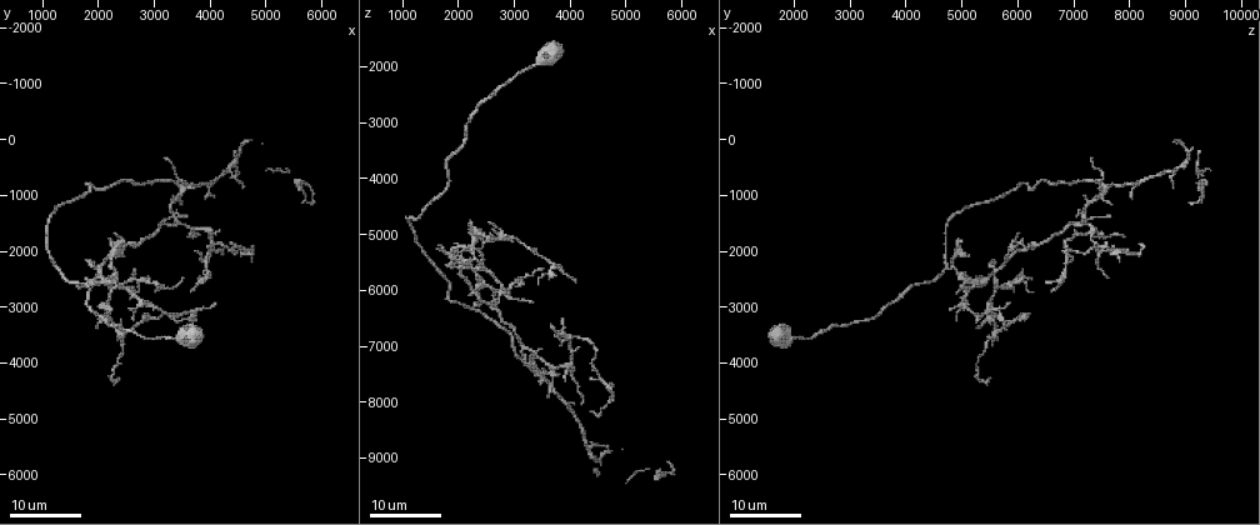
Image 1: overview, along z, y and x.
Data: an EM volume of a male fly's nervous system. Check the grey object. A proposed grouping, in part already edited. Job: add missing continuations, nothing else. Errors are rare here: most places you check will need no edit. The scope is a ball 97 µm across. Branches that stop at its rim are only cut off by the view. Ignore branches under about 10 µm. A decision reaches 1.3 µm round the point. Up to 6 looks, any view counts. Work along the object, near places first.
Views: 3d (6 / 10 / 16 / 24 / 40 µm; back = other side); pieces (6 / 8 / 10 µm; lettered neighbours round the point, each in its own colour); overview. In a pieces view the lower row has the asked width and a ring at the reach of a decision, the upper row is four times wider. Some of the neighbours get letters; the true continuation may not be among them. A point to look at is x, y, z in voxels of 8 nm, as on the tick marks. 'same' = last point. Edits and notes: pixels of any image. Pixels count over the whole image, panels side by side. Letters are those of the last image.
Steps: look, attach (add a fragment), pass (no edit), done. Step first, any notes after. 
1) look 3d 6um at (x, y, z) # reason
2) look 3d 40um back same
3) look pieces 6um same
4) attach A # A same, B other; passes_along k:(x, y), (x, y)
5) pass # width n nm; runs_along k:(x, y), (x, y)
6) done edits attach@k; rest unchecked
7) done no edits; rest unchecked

look 3d 24um at (3800, 3500, 1650) # long arm stops here

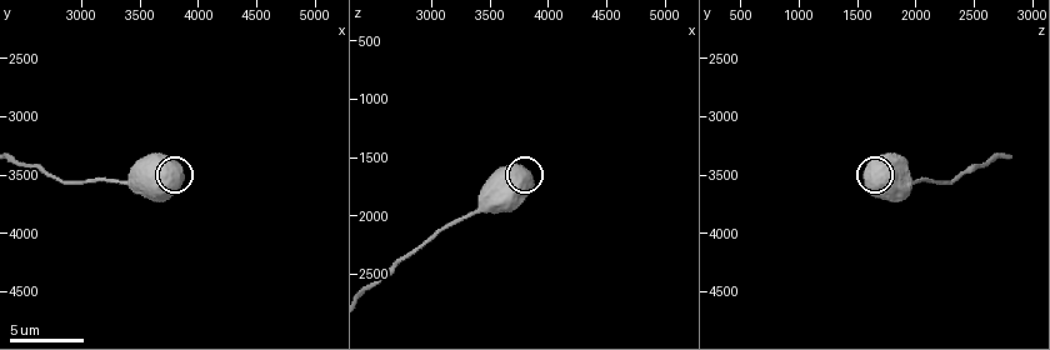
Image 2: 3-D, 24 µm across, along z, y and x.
look pieces 10um at (3820, 3520, 1620) # see the neighbours

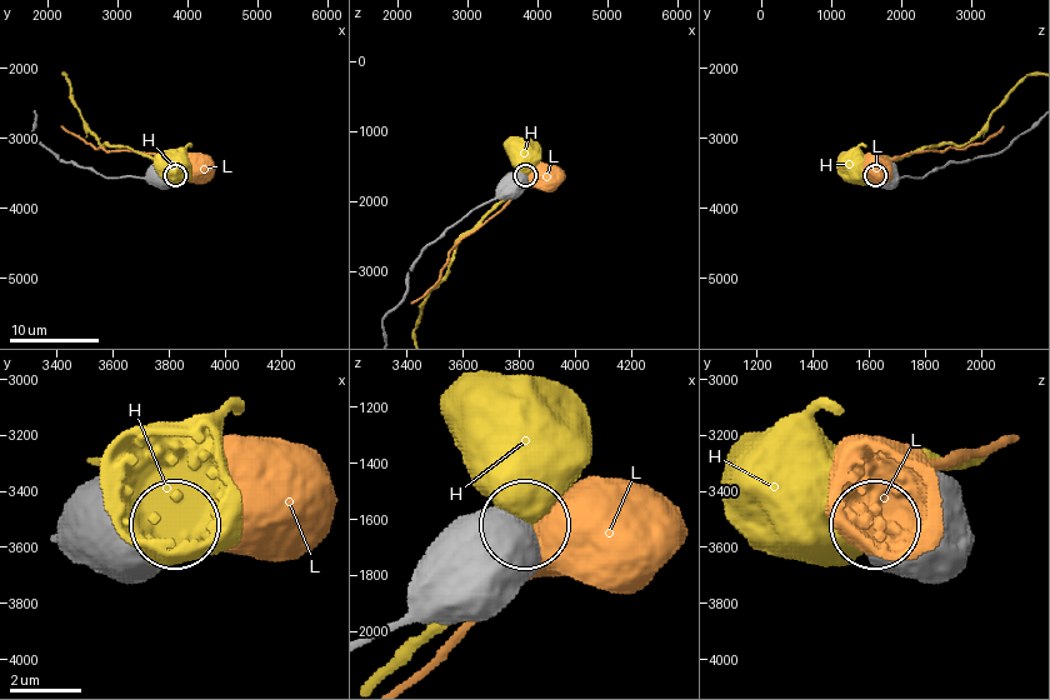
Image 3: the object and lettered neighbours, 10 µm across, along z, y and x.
pass # width 910 nm; H other, L other; none of them fits

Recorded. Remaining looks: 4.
look 3d 16um at (1750, 2200, 5600) # an open end

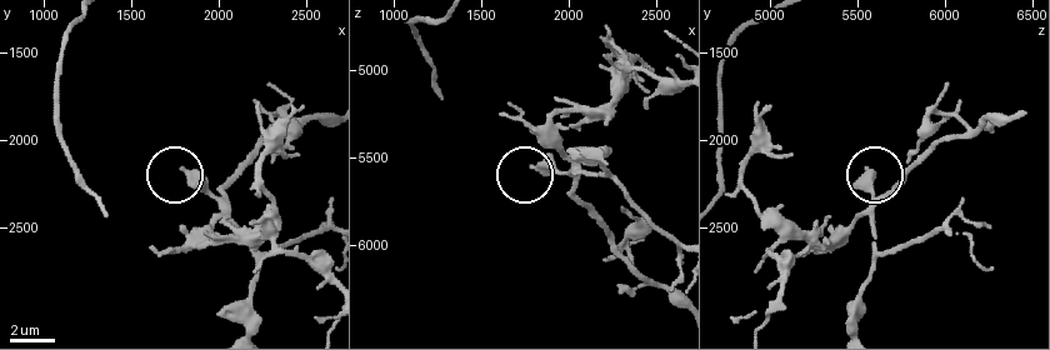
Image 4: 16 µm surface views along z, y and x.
look pieces 8um at (1800, 2180, 5540)

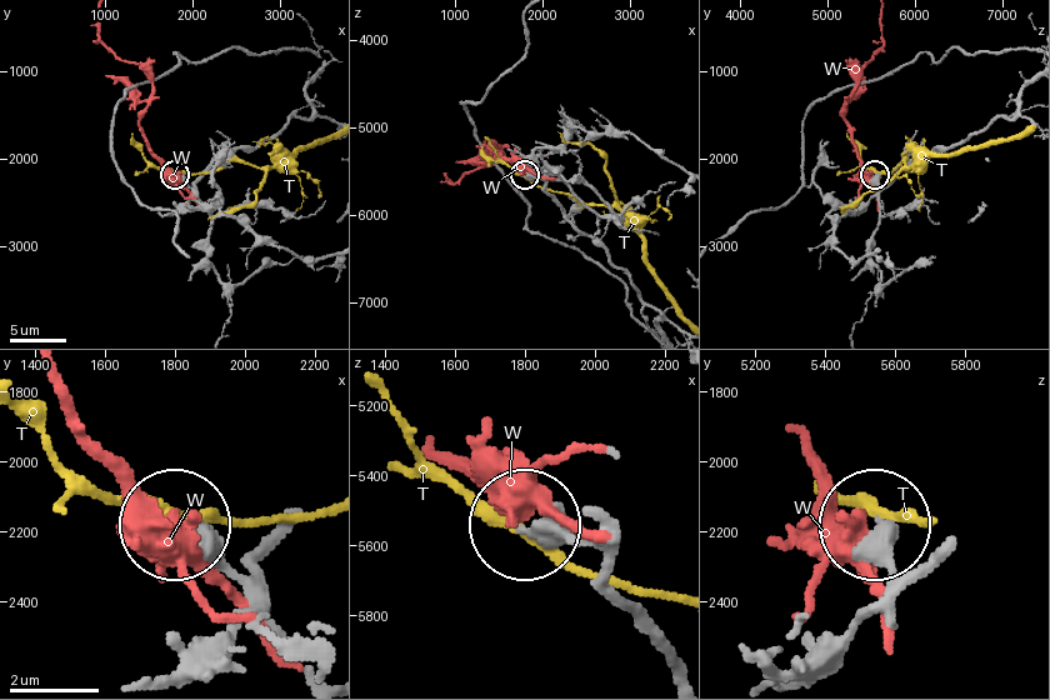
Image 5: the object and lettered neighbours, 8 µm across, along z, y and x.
pass # width 360 nm; T other, W other; no lettered fragment goes on from it

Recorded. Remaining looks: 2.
look 3d 16um at (1950, 3400, 5300) # branch stops here

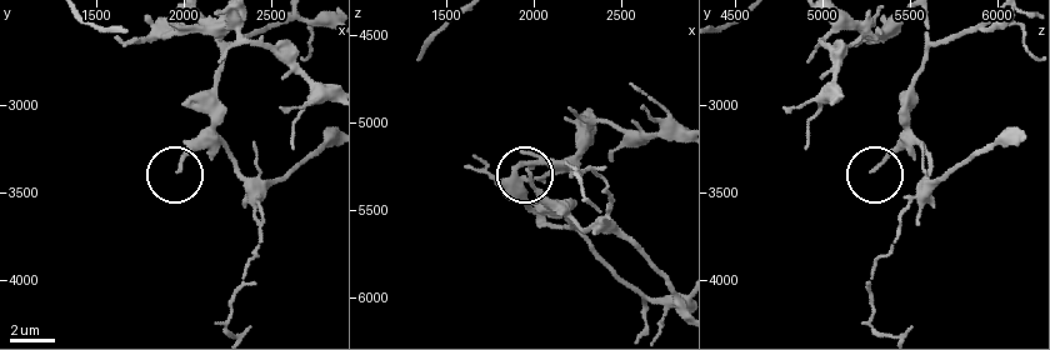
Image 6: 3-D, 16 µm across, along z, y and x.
look pieces 6um at (1980, 3380, 5280)

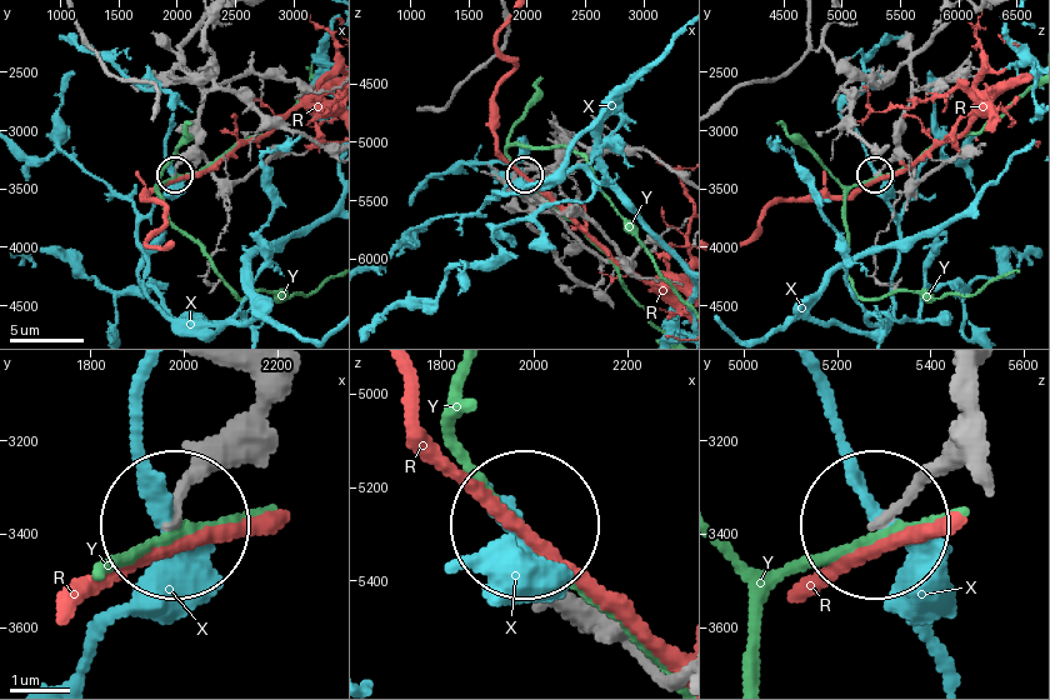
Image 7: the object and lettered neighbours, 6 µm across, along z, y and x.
pass # R other, X other, Y other; runs_along 7:(576, 605), (531, 536); none of them fits

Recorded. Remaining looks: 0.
done no edits; rest unchecked

